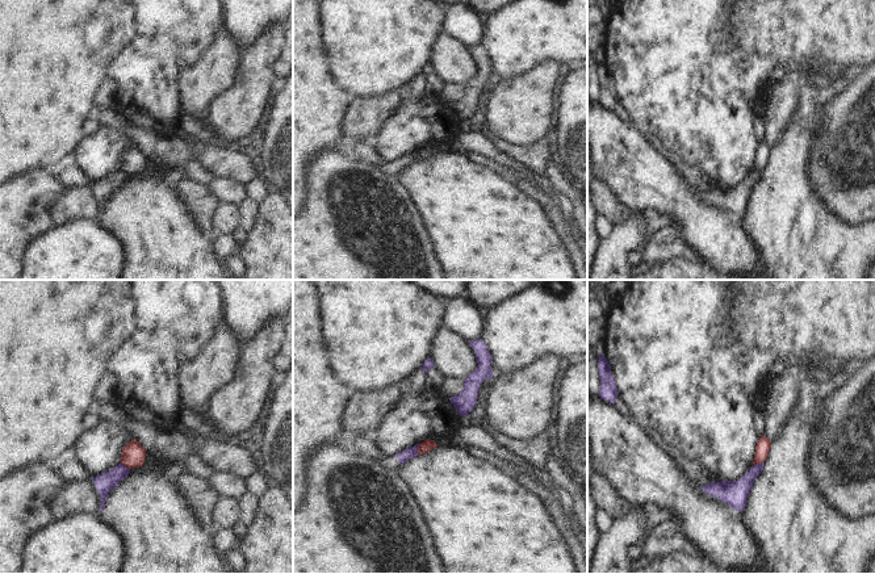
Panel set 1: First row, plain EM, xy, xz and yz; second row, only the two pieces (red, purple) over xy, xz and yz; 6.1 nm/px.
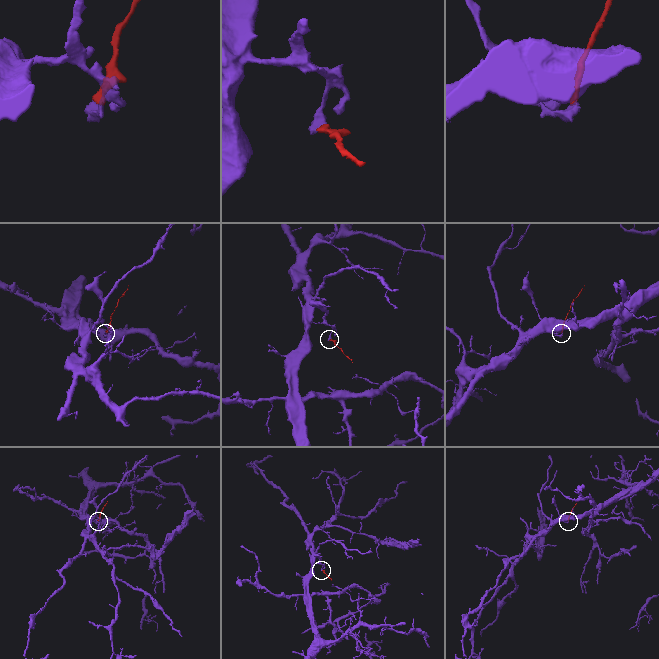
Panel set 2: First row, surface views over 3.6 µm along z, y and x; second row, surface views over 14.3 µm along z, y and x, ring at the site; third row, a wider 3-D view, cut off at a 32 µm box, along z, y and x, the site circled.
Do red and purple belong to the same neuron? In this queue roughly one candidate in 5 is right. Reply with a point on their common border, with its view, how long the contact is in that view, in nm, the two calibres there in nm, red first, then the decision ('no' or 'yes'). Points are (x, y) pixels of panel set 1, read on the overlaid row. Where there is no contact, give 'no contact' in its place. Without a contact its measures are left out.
meets red in xz at (418, 448); contact 80 nm long; 70 nm thick on the red side, 70 nm on the other; no

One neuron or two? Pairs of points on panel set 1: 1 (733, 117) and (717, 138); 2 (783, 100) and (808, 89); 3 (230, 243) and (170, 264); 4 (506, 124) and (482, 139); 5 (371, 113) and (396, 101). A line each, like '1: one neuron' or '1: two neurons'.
1: one neuron
2: two neurons
3: two neurons
4: two neurons
5: one neuron

